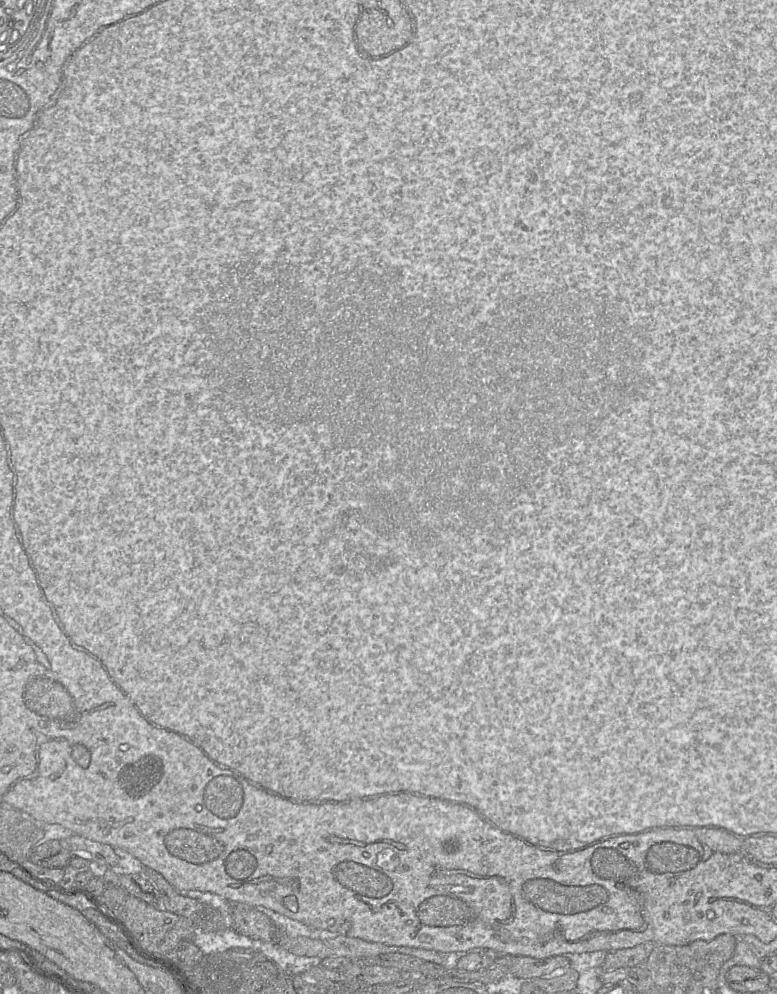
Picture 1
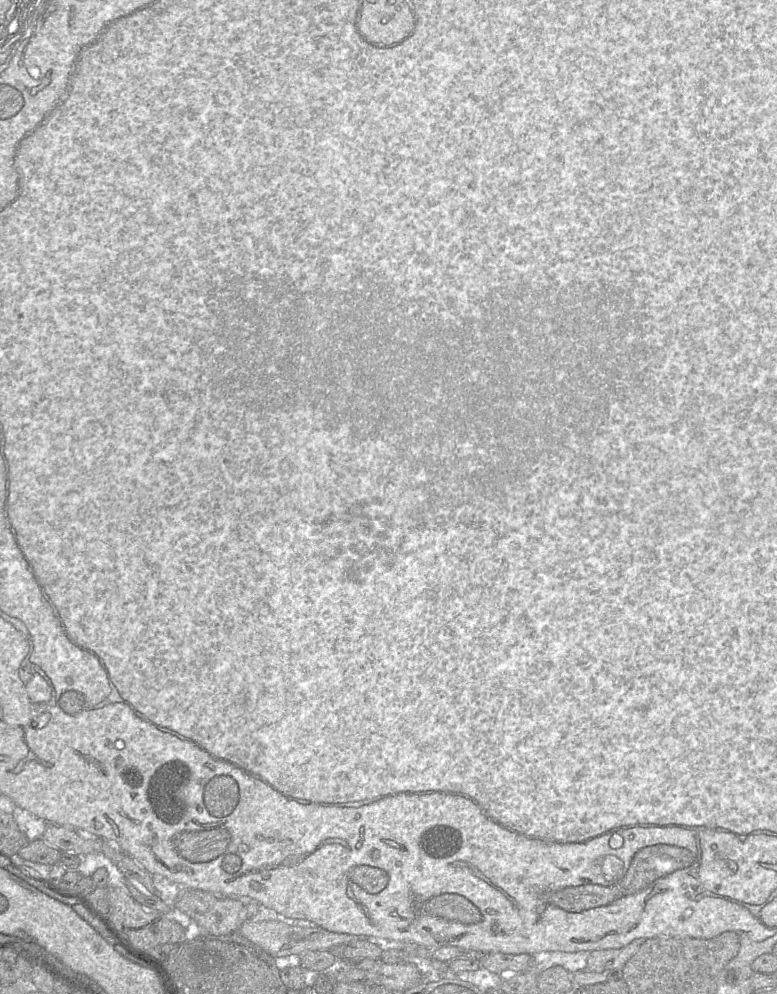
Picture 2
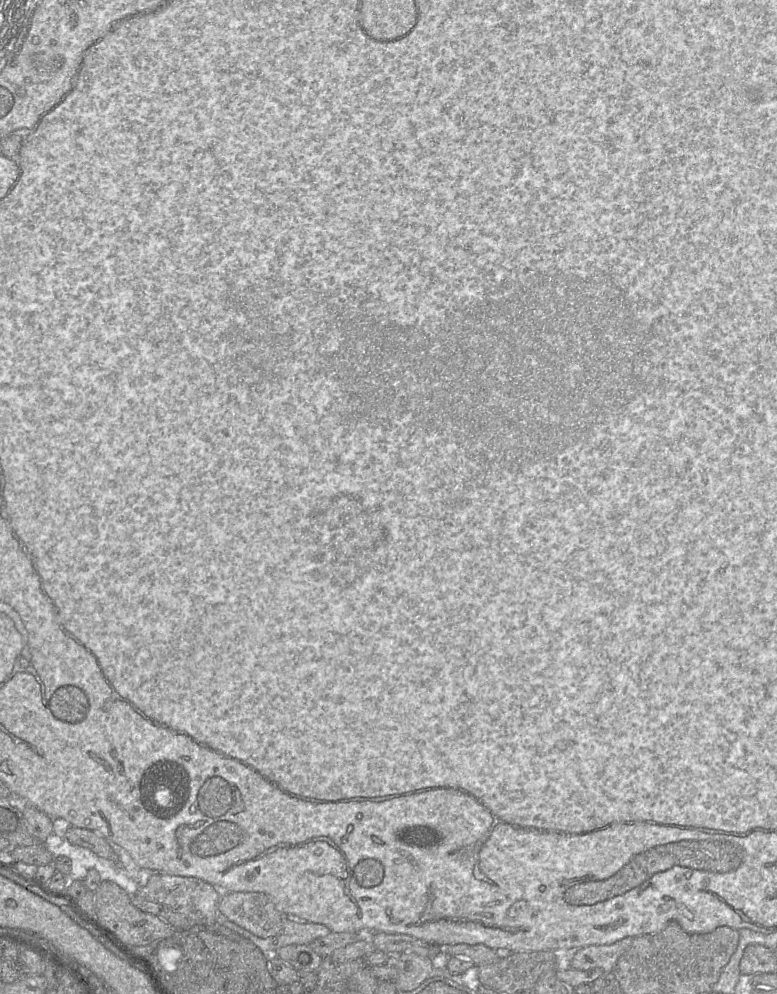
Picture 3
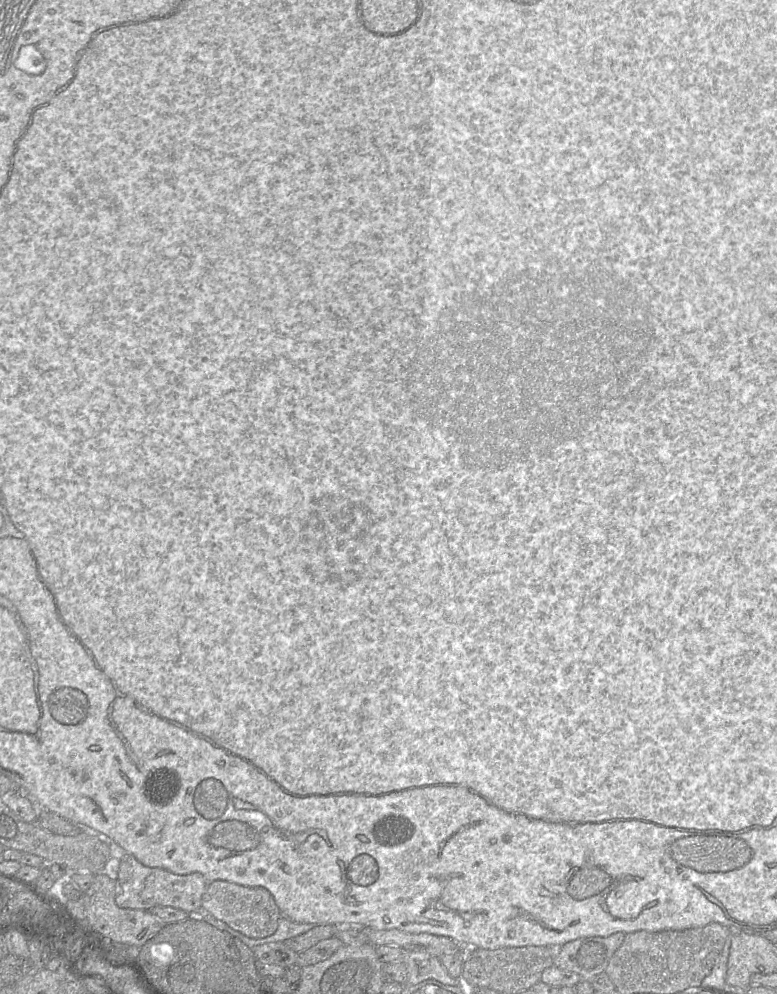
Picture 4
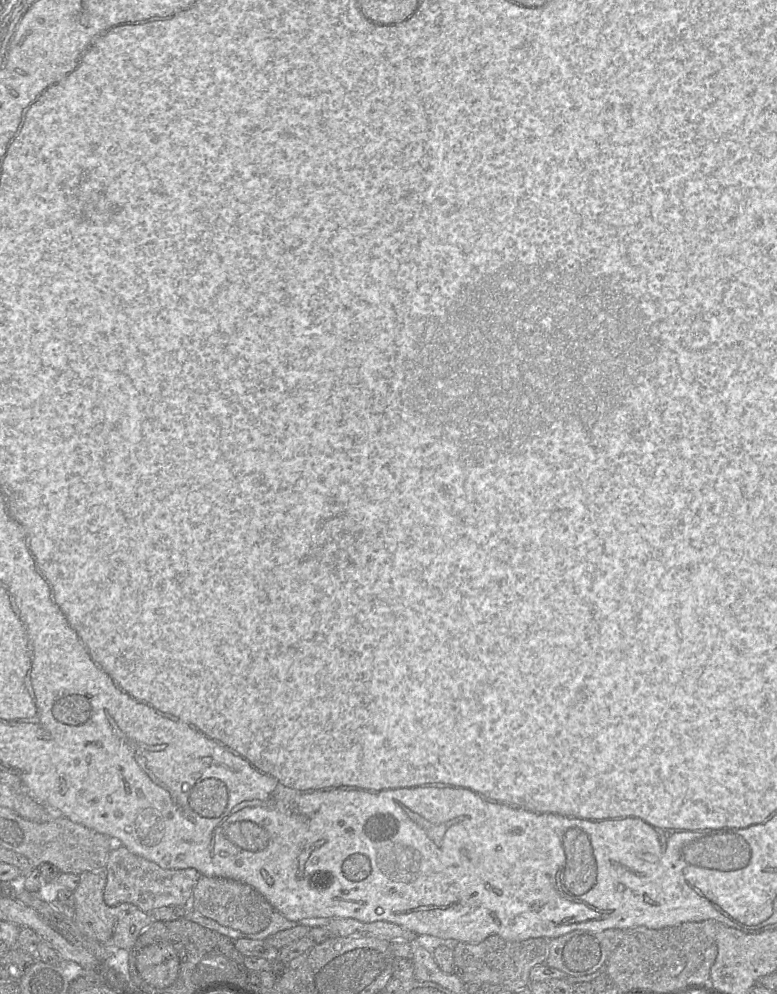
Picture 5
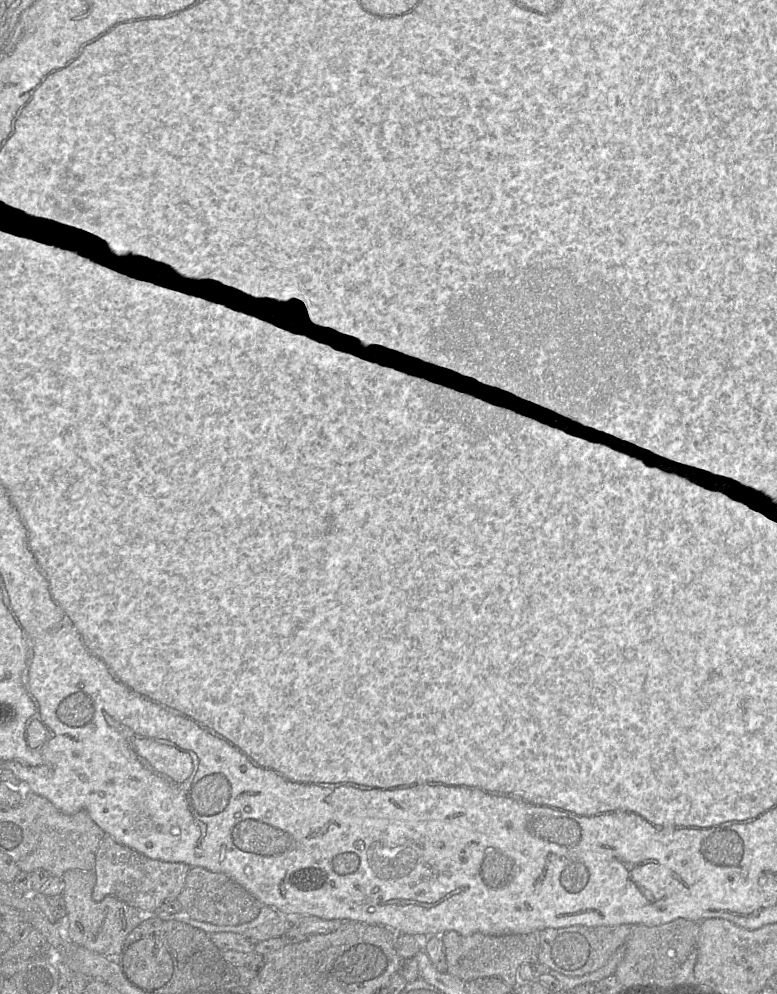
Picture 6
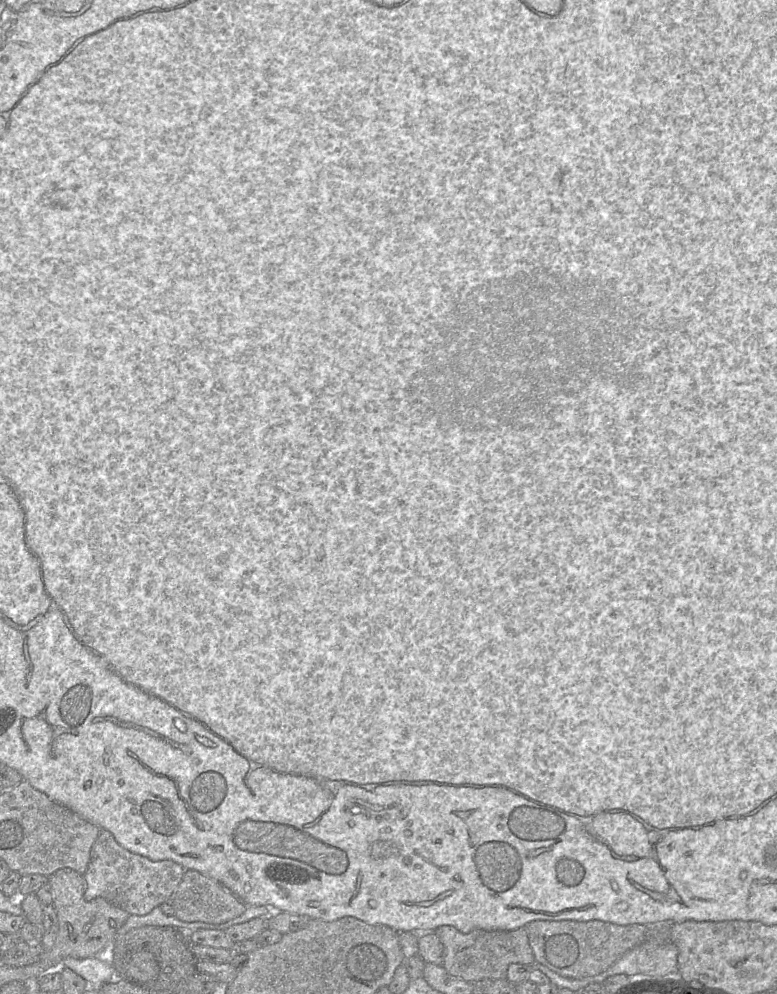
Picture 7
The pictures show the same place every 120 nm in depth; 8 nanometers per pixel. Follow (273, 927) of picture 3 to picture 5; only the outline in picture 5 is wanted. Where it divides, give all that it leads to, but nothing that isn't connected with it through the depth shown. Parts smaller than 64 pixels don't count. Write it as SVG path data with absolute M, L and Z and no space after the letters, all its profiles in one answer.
M200 876L194 886L191 910L211 918L219 924L243 933L258 933L268 927L273 912L271 904L255 889L236 880Z

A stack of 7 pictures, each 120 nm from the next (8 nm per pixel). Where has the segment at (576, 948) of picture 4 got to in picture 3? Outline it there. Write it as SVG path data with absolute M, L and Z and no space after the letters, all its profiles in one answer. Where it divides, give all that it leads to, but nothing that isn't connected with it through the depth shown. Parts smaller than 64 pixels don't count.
M626 937L609 945L589 945L579 948L572 959L571 968L601 969L605 973L612 973L620 956L631 946L633 938Z

